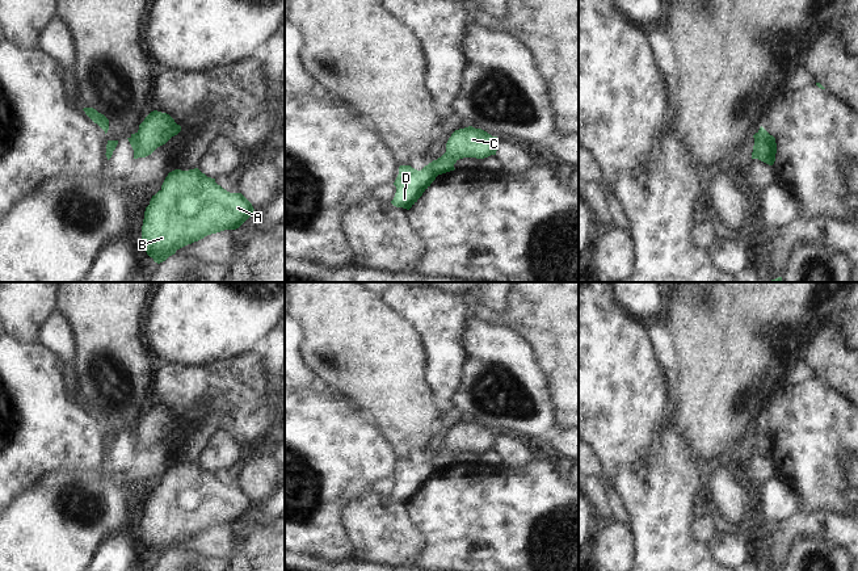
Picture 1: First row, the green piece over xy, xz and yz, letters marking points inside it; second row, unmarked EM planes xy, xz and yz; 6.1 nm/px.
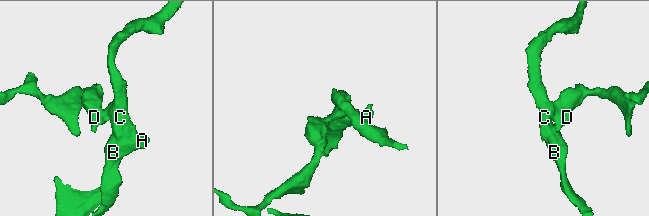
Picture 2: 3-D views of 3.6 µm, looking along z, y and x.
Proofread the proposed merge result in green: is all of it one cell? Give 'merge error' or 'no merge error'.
merge error

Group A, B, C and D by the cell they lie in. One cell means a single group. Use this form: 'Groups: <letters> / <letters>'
Groups: A B C / D.

